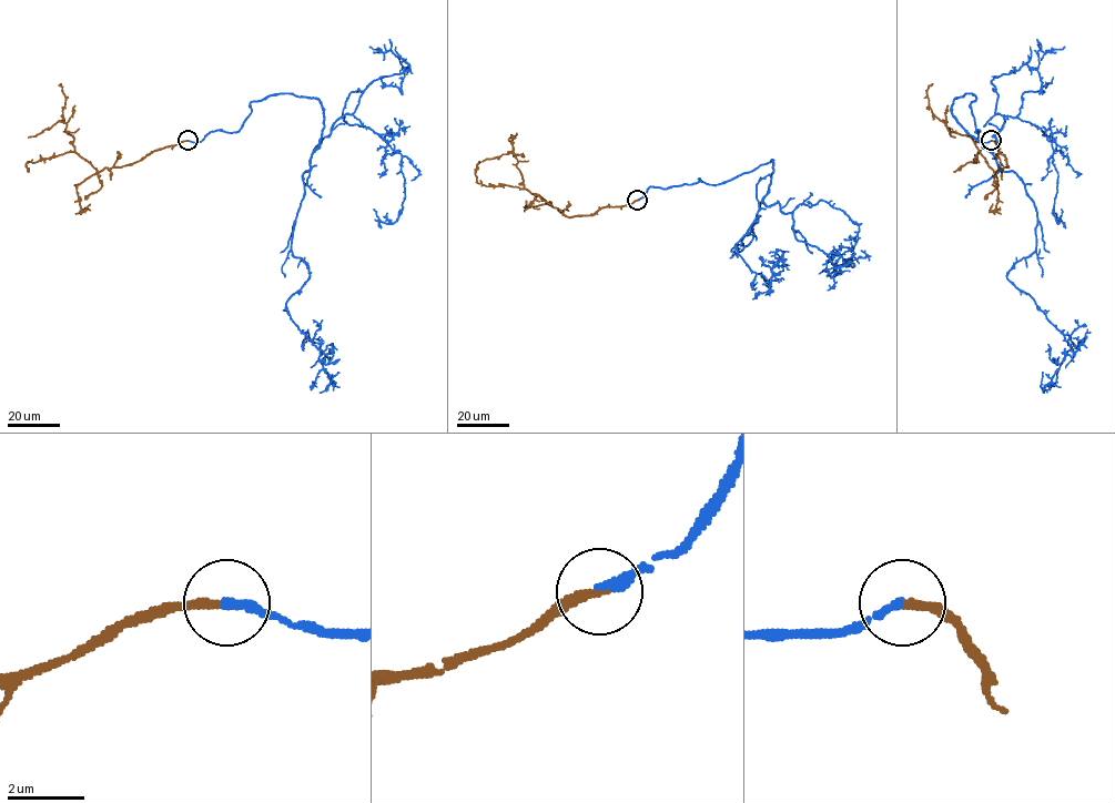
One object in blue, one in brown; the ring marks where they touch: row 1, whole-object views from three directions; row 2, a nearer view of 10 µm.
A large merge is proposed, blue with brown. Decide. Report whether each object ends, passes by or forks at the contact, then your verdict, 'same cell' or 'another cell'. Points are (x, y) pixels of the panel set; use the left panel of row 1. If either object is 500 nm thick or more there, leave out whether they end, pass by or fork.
blue ends; brown ends; same cell

